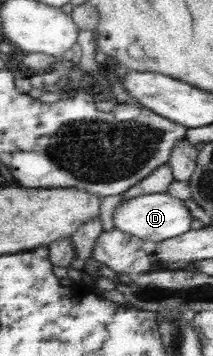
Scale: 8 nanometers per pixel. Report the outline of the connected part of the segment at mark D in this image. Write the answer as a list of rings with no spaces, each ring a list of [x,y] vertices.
[[[165,193],[136,196],[116,206],[113,222],[117,230],[136,236],[144,241],[161,242],[190,231],[193,217],[184,200]]]

